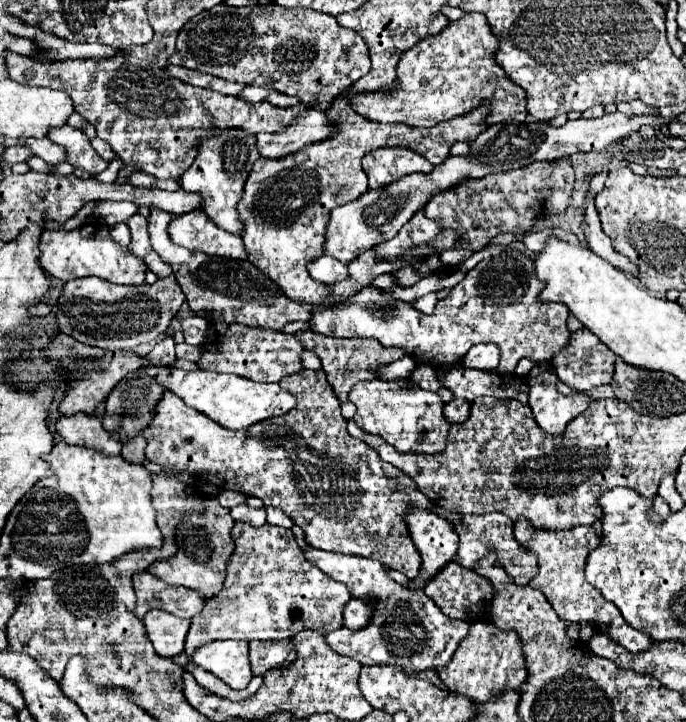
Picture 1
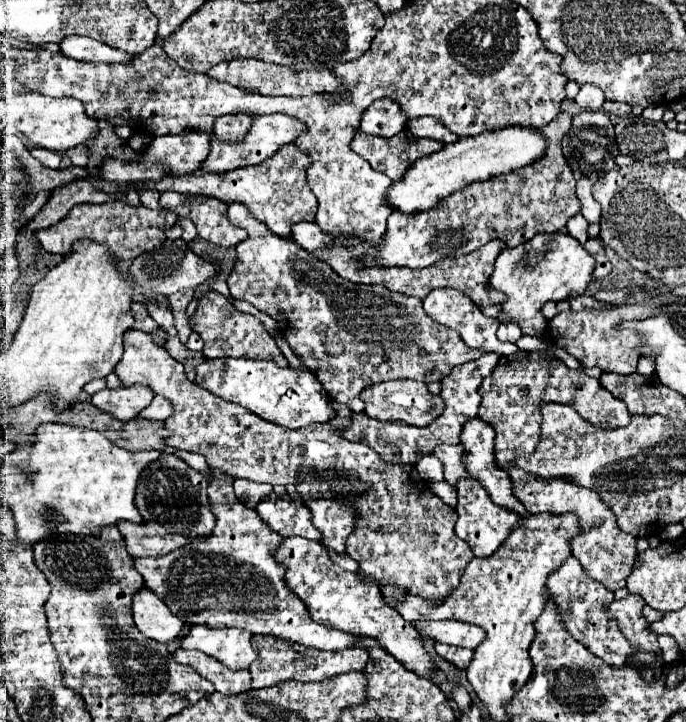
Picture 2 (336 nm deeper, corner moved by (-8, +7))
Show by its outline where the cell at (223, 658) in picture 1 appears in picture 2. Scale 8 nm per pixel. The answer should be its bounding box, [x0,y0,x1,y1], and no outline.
[181,625,257,669]

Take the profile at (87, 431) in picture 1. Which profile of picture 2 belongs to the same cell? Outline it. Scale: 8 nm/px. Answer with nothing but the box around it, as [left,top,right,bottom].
[91,385,155,421]

